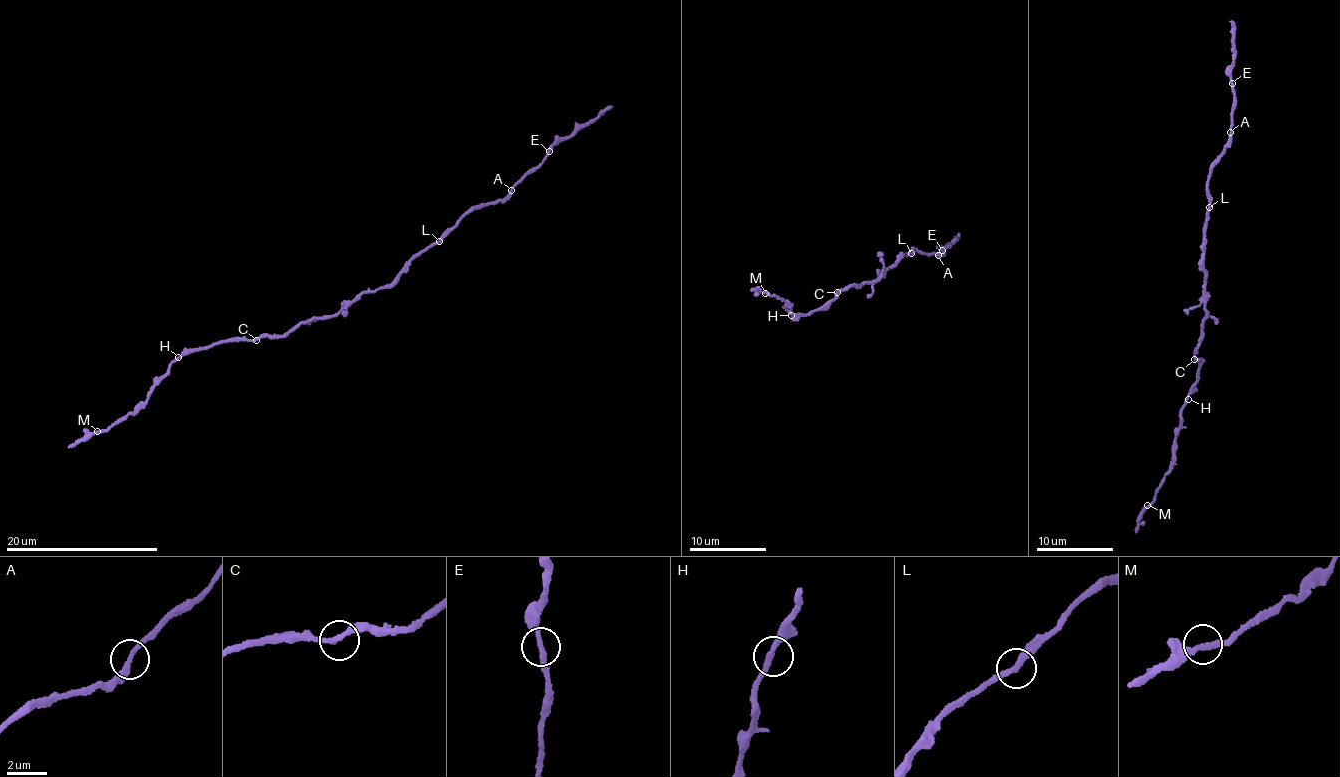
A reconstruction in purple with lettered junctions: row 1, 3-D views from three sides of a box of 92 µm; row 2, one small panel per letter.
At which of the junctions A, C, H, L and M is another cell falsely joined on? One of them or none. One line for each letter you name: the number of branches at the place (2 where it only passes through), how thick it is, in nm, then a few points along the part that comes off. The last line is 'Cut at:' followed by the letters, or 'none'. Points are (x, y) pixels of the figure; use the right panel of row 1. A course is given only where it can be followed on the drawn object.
Cut at: none

